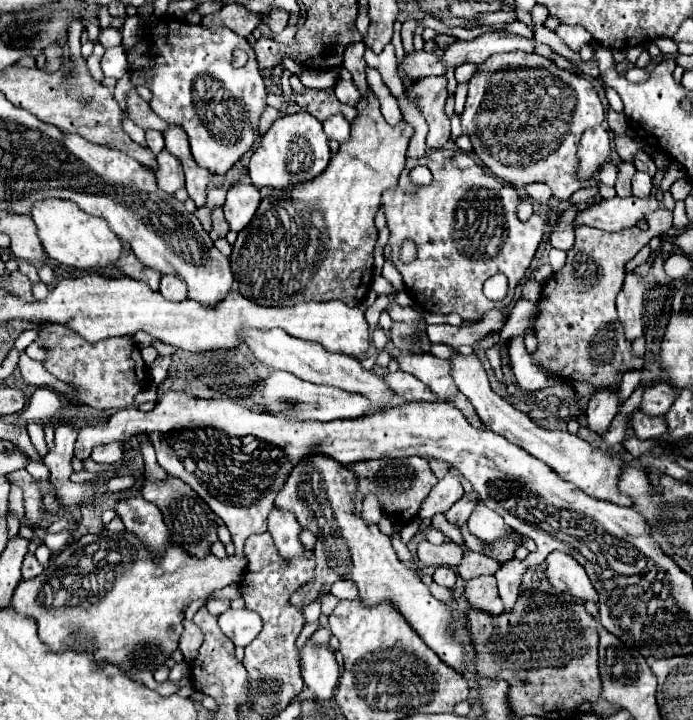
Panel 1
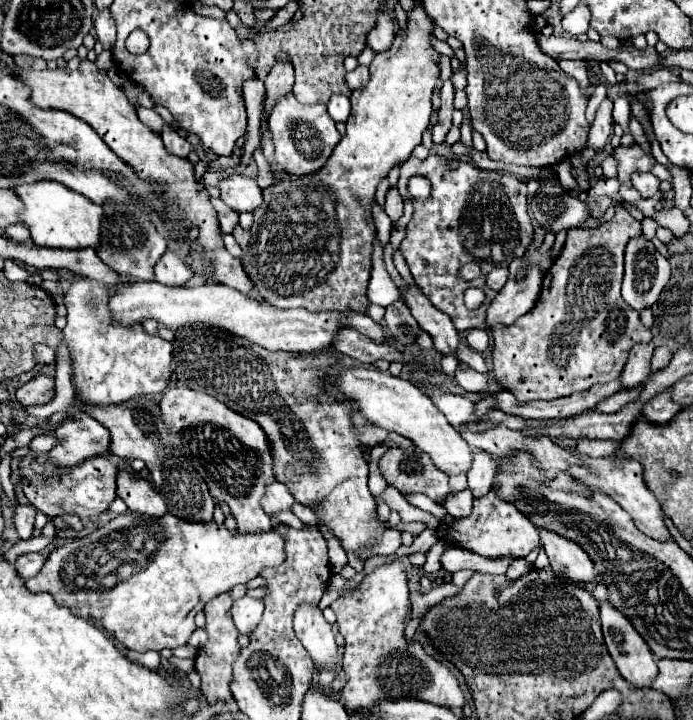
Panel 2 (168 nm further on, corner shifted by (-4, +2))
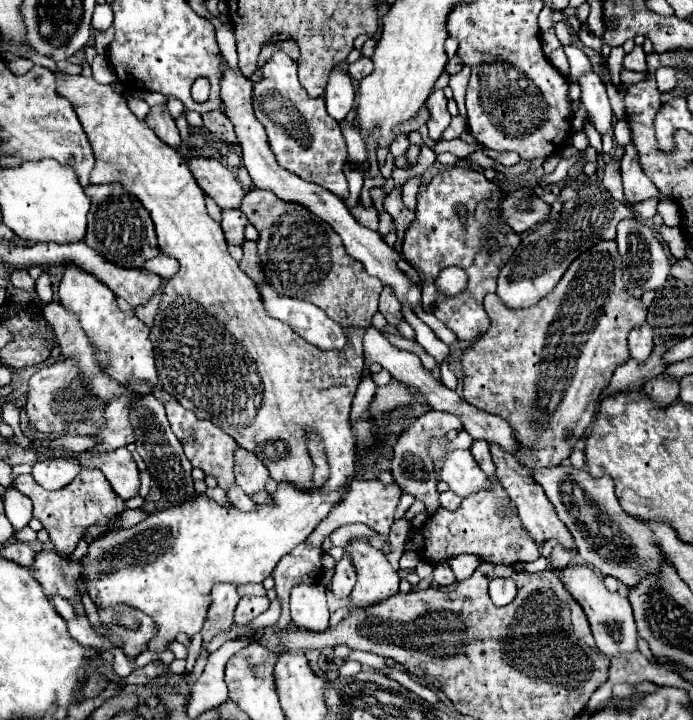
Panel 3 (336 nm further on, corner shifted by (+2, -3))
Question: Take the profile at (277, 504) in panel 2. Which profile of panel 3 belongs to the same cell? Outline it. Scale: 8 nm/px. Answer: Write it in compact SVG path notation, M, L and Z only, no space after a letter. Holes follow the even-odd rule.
M236 448L234 478L236 478L236 484L250 496L258 490L264 490L264 484L270 478L270 474L268 474L268 468L252 452L244 448Z

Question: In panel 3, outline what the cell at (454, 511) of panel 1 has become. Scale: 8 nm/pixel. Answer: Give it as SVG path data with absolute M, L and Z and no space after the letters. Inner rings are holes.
M474 440L472 446L470 446L470 454L474 456L474 460L478 462L478 466L480 466L488 476L494 474L494 462L492 462L490 448L488 448L488 442L486 442L486 440Z

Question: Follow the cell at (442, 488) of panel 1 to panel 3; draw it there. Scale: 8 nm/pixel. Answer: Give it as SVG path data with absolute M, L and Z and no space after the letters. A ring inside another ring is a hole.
M344 556L338 564L336 564L336 574L332 578L332 584L330 584L330 592L336 596L336 598L348 598L352 588L354 588L354 582L356 582L356 572L352 568L352 562L348 560L348 556Z

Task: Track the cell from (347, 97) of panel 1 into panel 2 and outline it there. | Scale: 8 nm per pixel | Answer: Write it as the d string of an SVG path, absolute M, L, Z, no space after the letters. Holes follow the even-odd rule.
M356 67L354 71L346 73L346 83L350 87L350 91L356 91L360 87L364 87L368 83L368 67Z

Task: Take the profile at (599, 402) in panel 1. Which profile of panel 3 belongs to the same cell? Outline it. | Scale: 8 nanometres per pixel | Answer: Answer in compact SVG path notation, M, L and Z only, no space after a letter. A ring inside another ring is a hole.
M644 322L642 326L636 326L630 334L628 334L628 346L630 346L630 354L636 360L646 360L654 348L654 332L652 328Z

